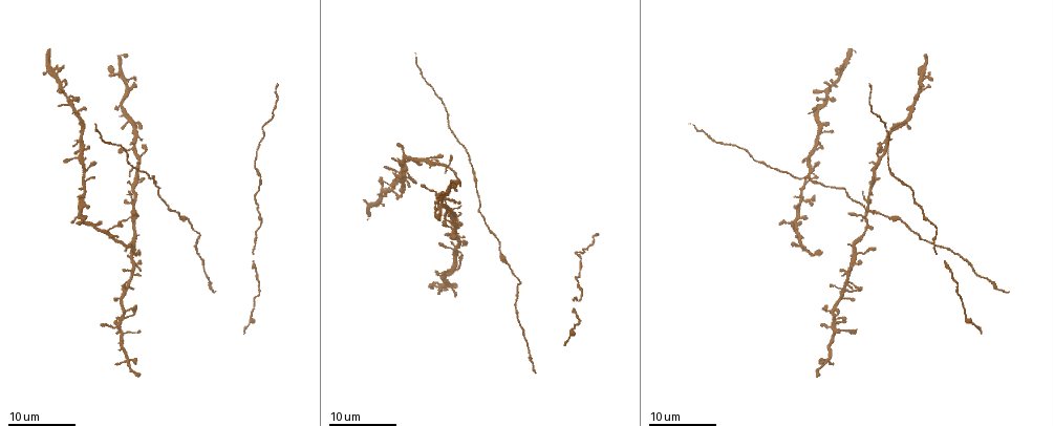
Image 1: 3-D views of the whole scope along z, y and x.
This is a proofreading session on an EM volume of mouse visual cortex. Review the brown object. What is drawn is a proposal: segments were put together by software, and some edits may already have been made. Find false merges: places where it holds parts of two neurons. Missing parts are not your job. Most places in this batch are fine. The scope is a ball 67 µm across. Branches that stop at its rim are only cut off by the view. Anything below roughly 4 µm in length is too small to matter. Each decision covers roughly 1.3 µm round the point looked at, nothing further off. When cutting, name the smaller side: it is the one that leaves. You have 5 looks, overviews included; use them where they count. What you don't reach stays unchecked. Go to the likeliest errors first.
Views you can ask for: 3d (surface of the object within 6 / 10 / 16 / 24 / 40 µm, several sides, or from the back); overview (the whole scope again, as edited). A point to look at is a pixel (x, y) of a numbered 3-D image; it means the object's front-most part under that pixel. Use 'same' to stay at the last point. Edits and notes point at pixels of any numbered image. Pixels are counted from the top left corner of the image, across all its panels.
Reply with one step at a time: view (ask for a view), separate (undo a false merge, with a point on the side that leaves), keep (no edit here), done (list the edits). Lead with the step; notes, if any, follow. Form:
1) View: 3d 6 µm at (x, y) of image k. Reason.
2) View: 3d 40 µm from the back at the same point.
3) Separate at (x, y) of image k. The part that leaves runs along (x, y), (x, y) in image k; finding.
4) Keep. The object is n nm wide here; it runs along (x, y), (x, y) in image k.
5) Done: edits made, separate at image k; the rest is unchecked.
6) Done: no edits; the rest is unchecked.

View: 3d 16 µm at (133, 273) of image 1. Four or more arms meet.

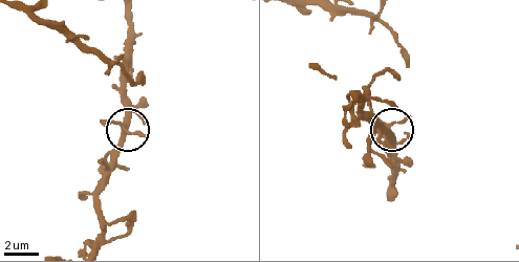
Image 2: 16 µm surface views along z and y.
View: 3d 10 µm at (386, 124) of image 2.

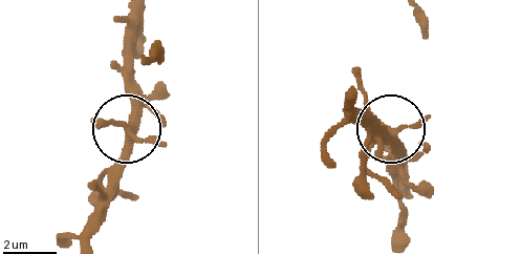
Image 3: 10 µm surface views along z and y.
Keep. It runs along (137, 15), (133, 117), (115, 189) in image 3; one neuron here.

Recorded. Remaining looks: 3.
View: 3d 24 µm at (866, 213) of image 1. Four or more arms meet.

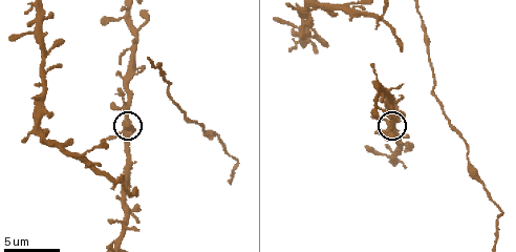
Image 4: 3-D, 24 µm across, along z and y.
View: 3d 10 µm at the same point.

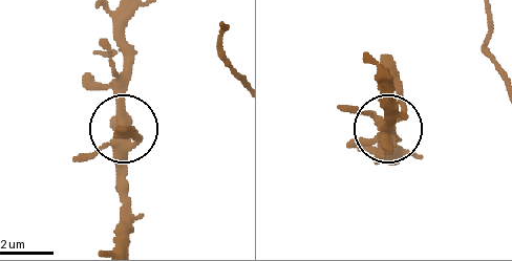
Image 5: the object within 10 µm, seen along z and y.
Keep. The side arm is 30 µm long; all the same neuron.

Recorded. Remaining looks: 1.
View: 3d 16 µm at (477, 178) of image 4. Thick turns thin.

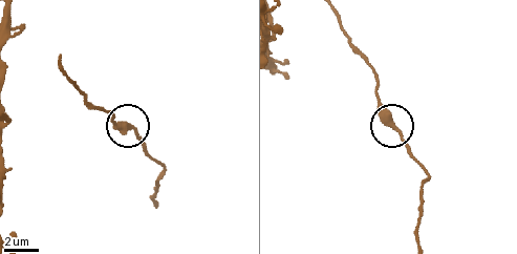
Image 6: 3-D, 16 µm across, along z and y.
Keep. The object is 300 nm wide here; all the same neuron.

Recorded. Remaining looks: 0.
Done: no edits; the rest is unchecked.

